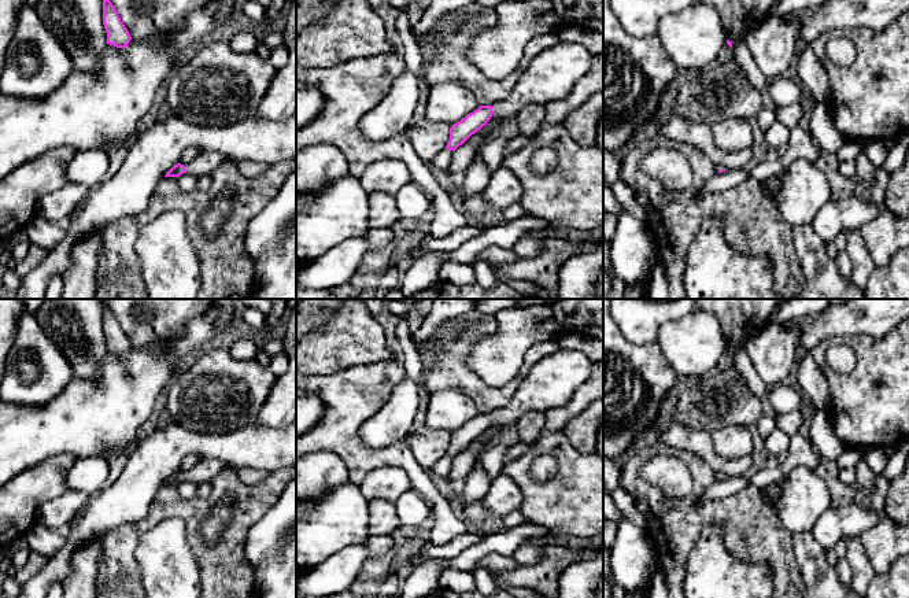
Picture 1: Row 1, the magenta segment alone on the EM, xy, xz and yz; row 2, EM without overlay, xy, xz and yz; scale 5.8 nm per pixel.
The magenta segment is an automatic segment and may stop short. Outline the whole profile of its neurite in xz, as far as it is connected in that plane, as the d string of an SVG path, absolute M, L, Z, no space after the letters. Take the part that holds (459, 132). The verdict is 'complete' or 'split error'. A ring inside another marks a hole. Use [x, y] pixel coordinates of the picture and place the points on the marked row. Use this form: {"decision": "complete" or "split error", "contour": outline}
{"decision": "split error", "contour": "M559 41L544 47L528 64L511 93L492 106L480 106L451 125L447 150L455 151L480 130L492 115L517 115L528 104L547 104L570 96L574 85L590 71L592 55L580 44Z"}

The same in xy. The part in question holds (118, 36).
{"decision": "complete", "contour": "M103 0L103 25L107 33L107 44L117 48L128 47L132 37L110 0Z"}

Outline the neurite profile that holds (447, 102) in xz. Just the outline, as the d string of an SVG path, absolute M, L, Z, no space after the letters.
M457 82L429 84L424 119L454 125L478 107L474 95Z

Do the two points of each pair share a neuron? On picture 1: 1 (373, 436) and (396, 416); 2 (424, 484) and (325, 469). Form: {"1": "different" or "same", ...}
{"1": "same", "2": "different"}

